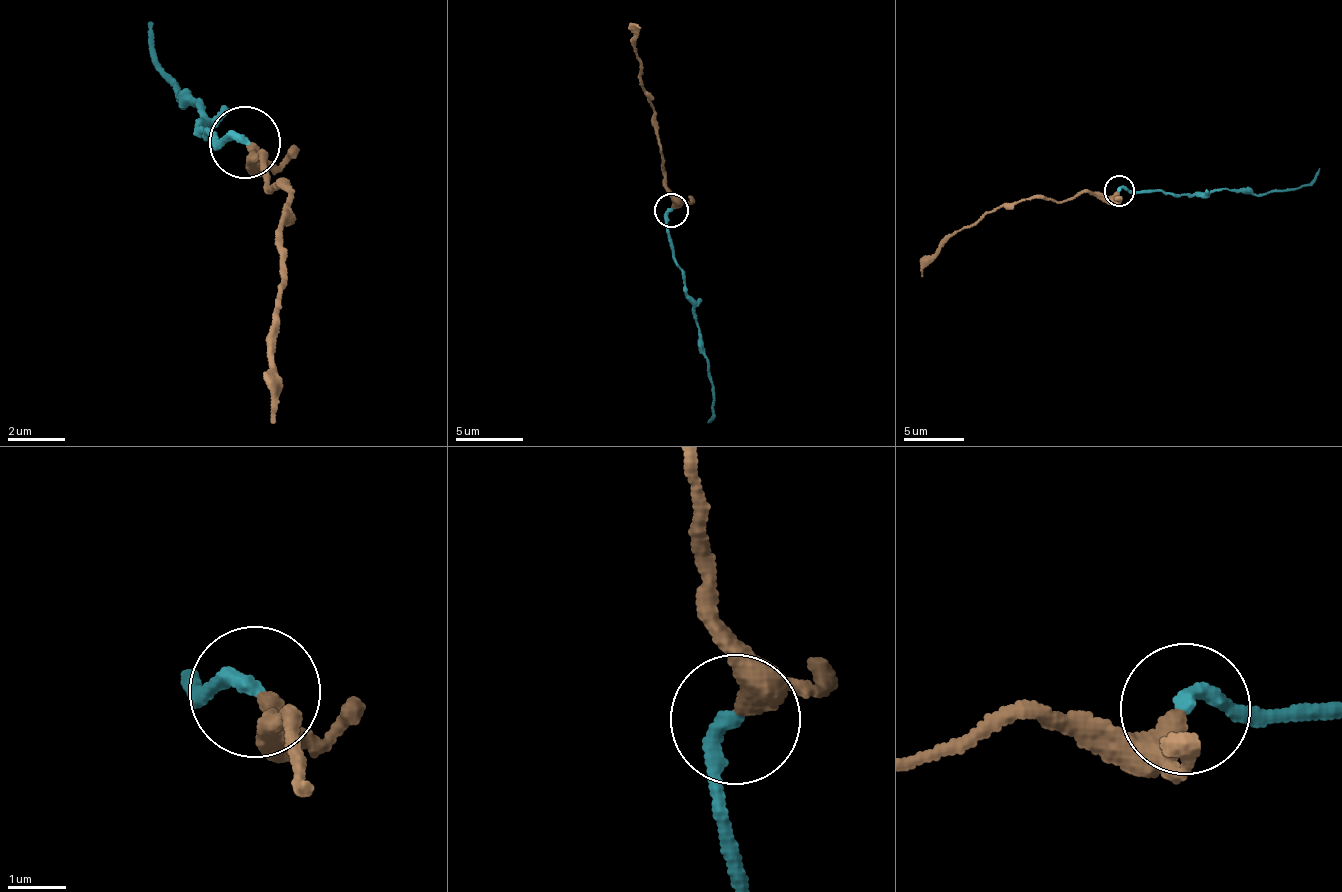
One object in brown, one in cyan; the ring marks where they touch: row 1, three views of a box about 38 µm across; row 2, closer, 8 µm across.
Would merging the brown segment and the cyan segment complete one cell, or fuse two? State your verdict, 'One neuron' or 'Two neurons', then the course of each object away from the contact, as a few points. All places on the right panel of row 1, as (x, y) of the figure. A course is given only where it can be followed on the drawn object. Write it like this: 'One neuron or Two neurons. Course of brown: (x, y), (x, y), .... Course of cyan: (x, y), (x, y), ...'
Two neurons. Course of brown: (1117, 191), (1081, 193), (1060, 202), (1023, 198), (1005, 204), (943, 244), (923, 268), (923, 277). Course of cyan: (1119, 191), (1173, 195), (1224, 188), (1279, 192), (1306, 184), (1319, 170)

